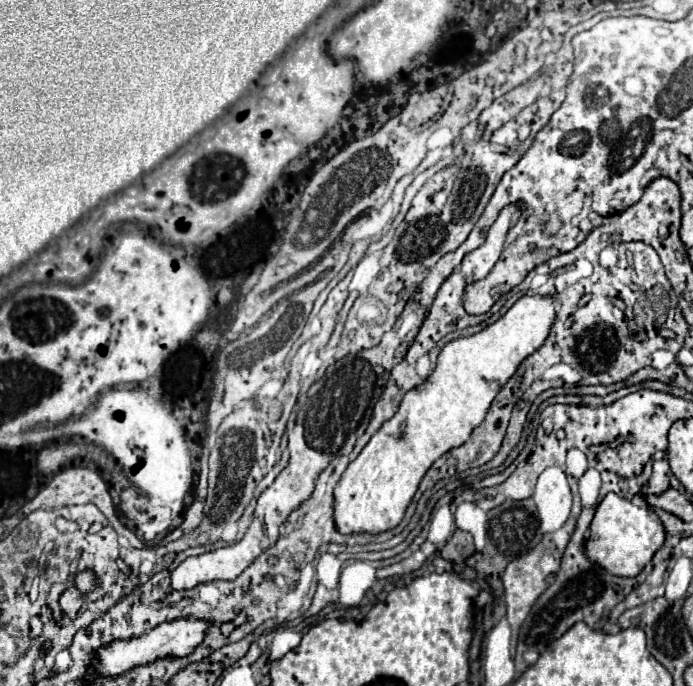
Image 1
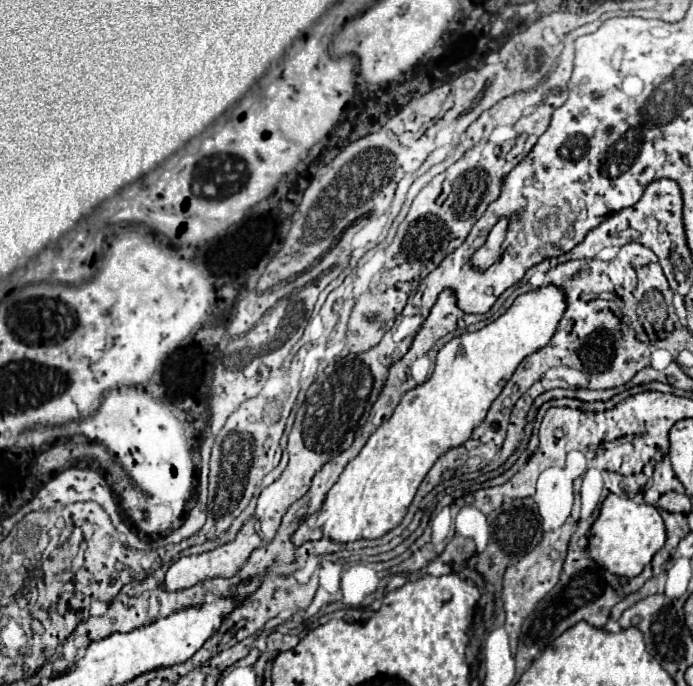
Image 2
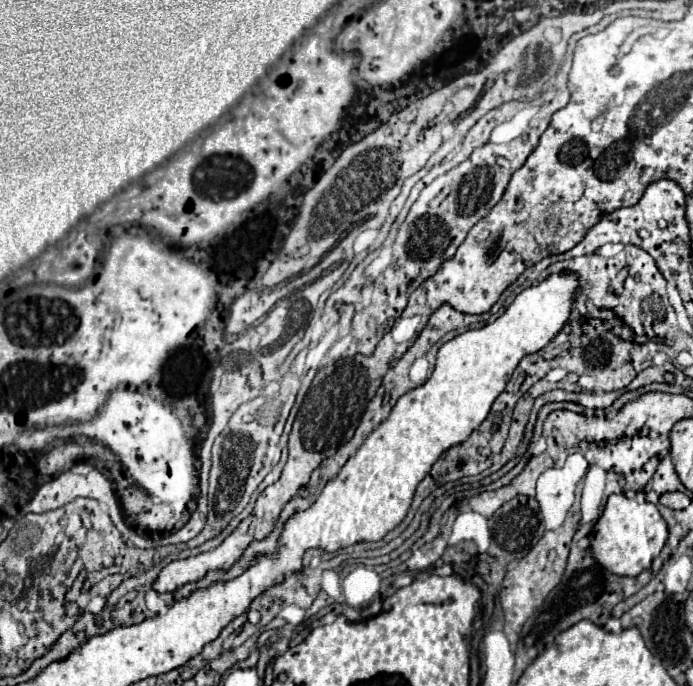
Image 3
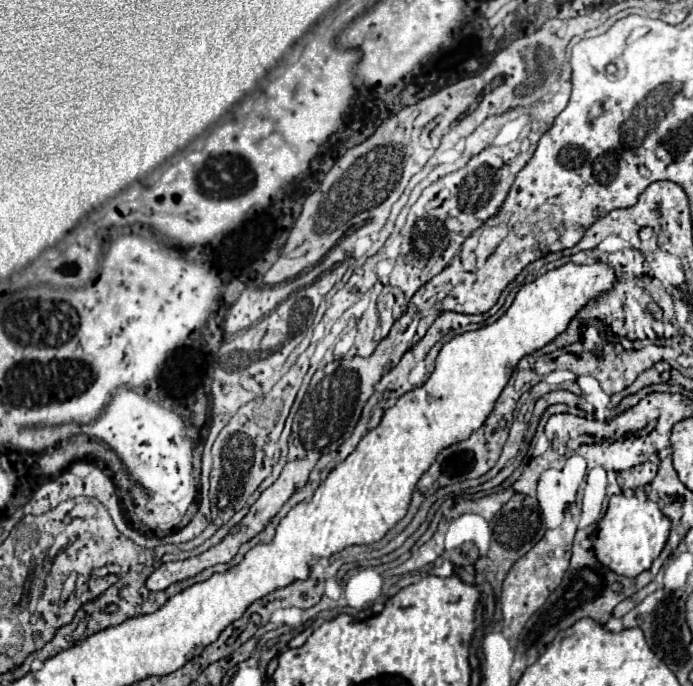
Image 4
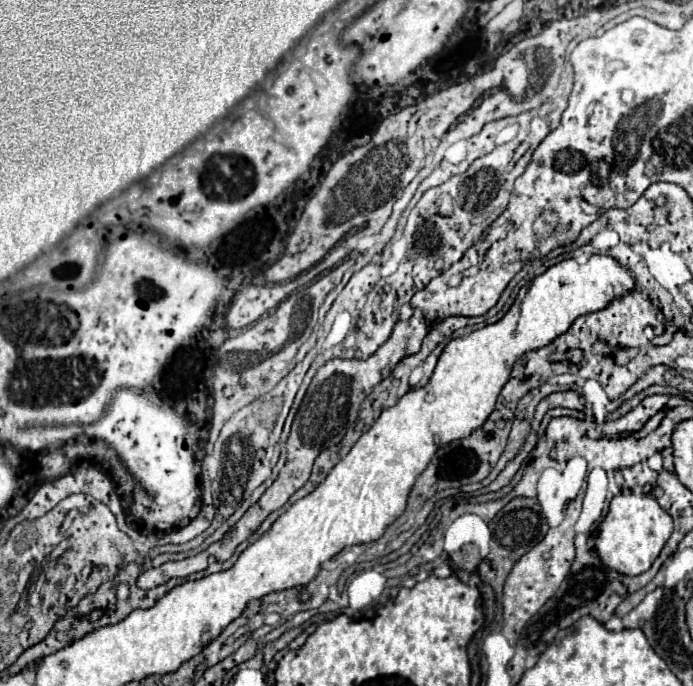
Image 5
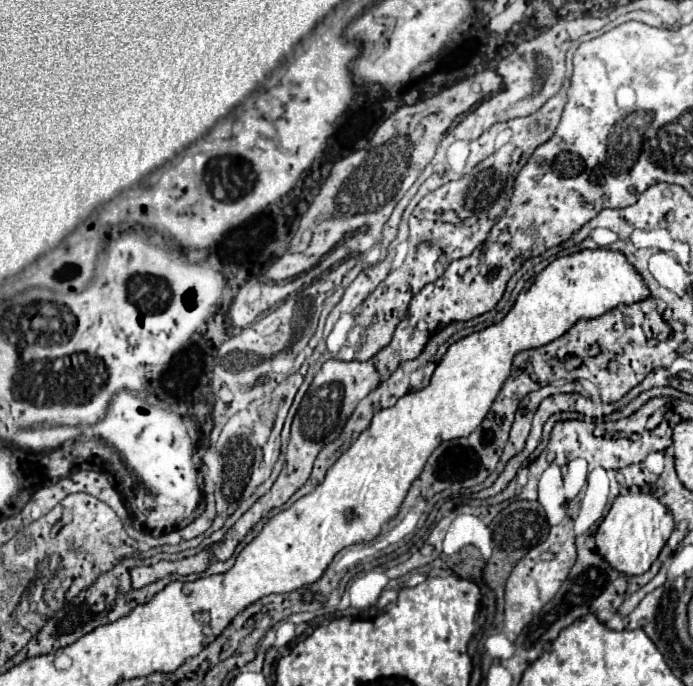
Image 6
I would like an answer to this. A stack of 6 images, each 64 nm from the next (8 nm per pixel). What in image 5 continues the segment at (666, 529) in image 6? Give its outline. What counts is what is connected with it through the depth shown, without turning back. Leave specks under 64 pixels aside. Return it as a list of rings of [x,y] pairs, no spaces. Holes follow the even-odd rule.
[[[618,494],[610,502],[610,510],[598,526],[596,536],[596,552],[608,568],[626,574],[638,576],[646,572],[652,562],[658,558],[662,546],[668,542],[672,534],[672,518],[668,512],[656,504],[652,496],[636,496],[636,494]]]

